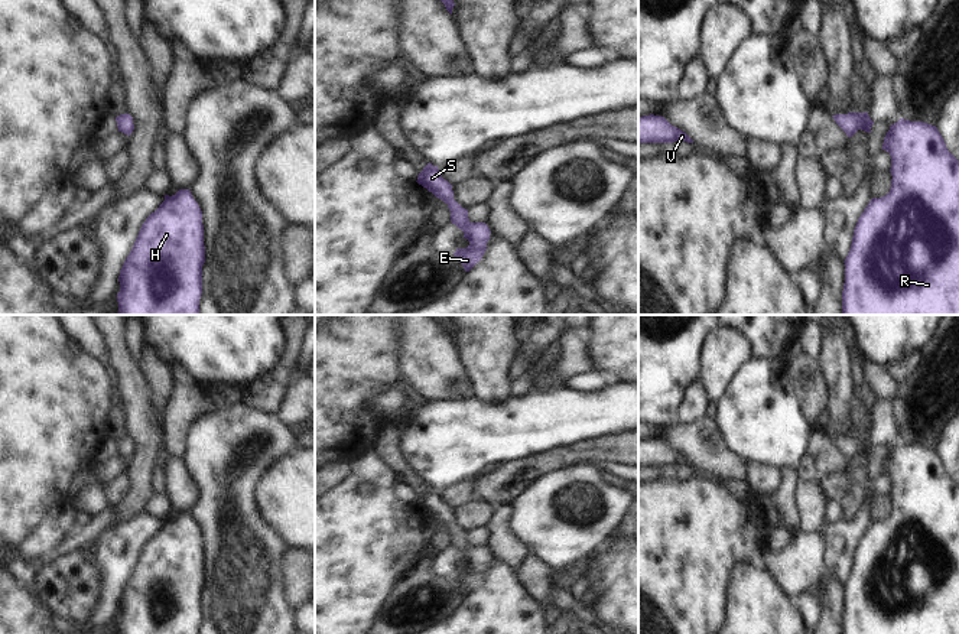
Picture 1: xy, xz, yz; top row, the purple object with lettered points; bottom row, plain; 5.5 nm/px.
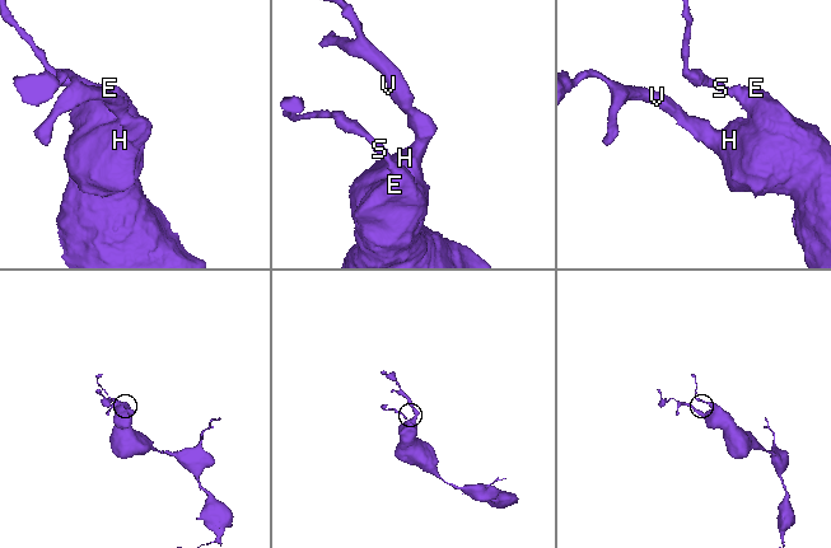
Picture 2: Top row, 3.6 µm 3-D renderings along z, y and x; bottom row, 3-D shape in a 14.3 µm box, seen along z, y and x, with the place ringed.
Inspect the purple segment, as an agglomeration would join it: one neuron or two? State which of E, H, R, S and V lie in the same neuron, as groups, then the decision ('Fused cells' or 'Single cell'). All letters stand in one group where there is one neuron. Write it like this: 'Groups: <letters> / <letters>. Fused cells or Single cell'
Groups: E H R S V. Single cell.

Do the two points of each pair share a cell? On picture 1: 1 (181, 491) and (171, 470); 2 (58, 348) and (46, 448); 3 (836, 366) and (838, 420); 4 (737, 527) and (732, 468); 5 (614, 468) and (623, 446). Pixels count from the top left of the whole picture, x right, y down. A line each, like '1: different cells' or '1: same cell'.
1: same cell
2: same cell
3: same cell
4: different cells
5: different cells

